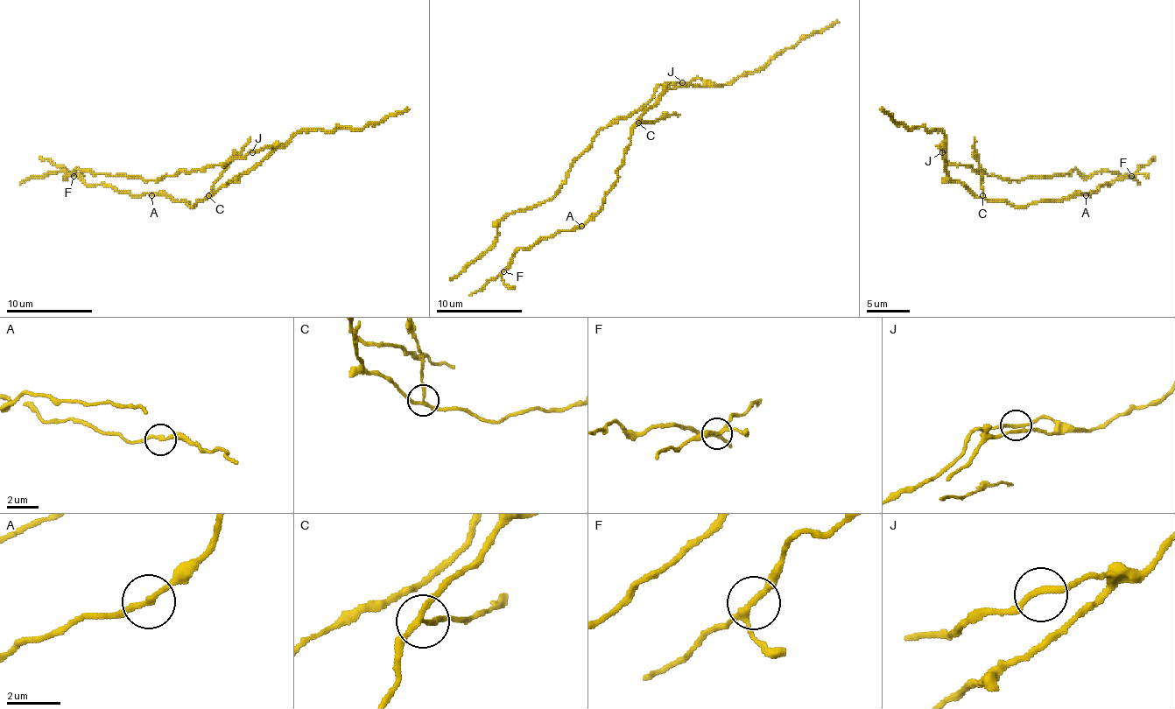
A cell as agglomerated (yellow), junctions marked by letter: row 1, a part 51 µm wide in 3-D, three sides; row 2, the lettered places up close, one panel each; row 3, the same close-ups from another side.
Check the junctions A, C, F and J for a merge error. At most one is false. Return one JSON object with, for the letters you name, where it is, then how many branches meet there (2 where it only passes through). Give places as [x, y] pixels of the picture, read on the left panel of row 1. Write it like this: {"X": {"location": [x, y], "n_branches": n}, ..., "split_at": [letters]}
{"C": {"location": [208, 195], "n_branches": 3}, "split_at": ["C"]}

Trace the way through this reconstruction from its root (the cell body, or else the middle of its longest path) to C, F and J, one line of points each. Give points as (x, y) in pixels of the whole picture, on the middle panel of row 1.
C: (701, 87), (682, 84), (669, 88), (641, 116), (639, 123)
F: (701, 87), (673, 87), (641, 116), (630, 134), (617, 181), (587, 222), (521, 248), (503, 271)
J: (701, 87), (703, 82), (700, 78), (682, 82)

